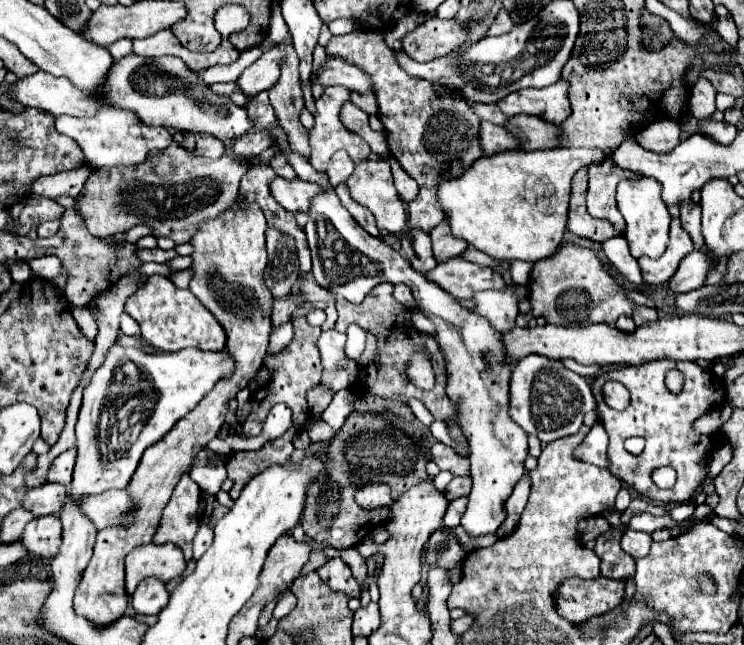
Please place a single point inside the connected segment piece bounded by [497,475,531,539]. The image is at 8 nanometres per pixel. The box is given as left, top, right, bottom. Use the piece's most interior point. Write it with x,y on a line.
518,498

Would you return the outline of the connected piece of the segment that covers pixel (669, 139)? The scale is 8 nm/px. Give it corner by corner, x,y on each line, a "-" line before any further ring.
663,119
661,123
651,123
639,133
639,145
657,153
671,153
679,145
679,135
679,123
669,123
669,119

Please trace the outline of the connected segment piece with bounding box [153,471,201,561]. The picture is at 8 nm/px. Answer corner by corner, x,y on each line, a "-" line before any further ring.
185,471
171,495
171,501
169,501
169,507
165,507
163,511
163,521
153,537
153,543
155,545
163,545
163,543
175,543
183,553
185,553
185,559
191,561
191,541
199,529
199,499
201,499
201,489
199,485
189,477
189,471

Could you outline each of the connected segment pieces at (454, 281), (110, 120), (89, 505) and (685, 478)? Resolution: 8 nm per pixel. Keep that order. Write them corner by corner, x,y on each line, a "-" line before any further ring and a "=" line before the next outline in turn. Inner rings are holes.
463,257
439,263
427,275
427,279
437,283
443,291
453,295
455,299
471,299
473,293
477,291
501,289
505,285
503,277
497,271
469,263
=
101,107
91,117
55,117
55,127
59,133
75,139
93,169
115,167
115,165
137,165
143,163
147,153
153,149
165,149
173,141
165,127
145,125
133,111
=
103,491
99,495
87,495
79,501
81,511
95,523
95,527
101,531
111,525
121,525
125,521
131,521
131,497
127,491
=
657,359
657,363
643,363
641,367
637,365
627,365
621,369
605,371
593,381
593,395
597,399
599,407
599,419
603,421
603,427
609,435
609,471
627,483
627,487
637,489
643,497
649,497
653,501
661,503
683,503
693,497
693,493
703,485
703,479
707,477
707,471
699,467
701,459
711,455
711,451
717,447
717,443
723,443
725,437
723,433
711,433
711,435
695,435
691,431
691,423
707,413
711,407
719,407
725,401
725,387
721,385
721,379
711,371
705,371
697,367
691,361
677,363
669,359
-
677,369
683,373
683,389
681,393
671,393
665,385
665,375
667,371
-
607,381
619,381
623,383
629,393
631,393
631,405
625,411
615,411
611,409
605,399
603,399
603,385
-
629,437
643,437
647,441
645,449
641,455
631,455
625,451
623,443
-
669,465
677,471
677,483
673,489
665,491
659,489
651,475
657,467

